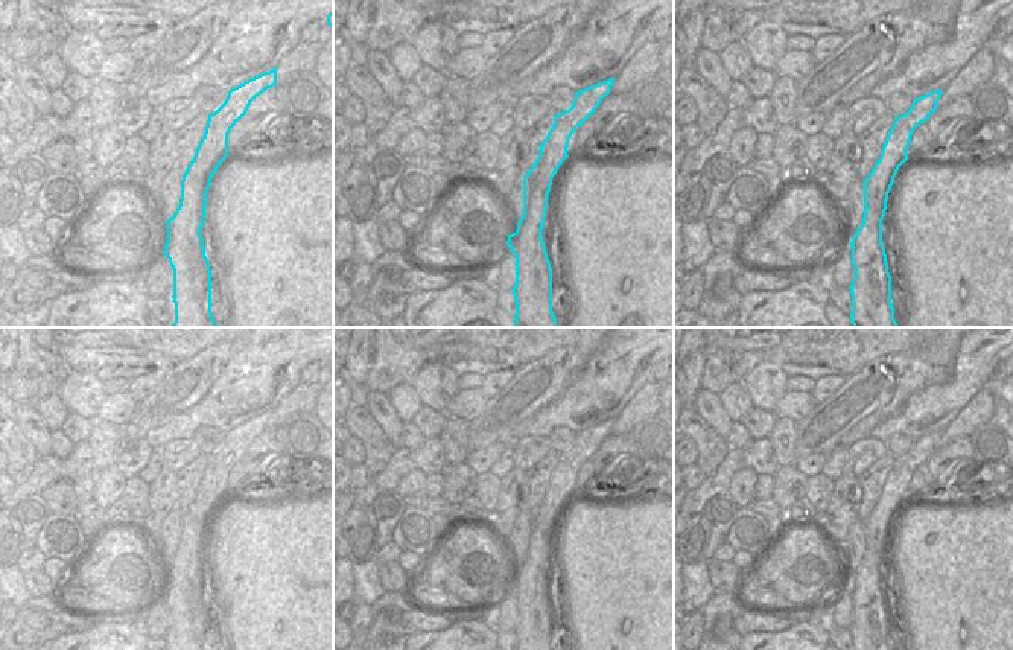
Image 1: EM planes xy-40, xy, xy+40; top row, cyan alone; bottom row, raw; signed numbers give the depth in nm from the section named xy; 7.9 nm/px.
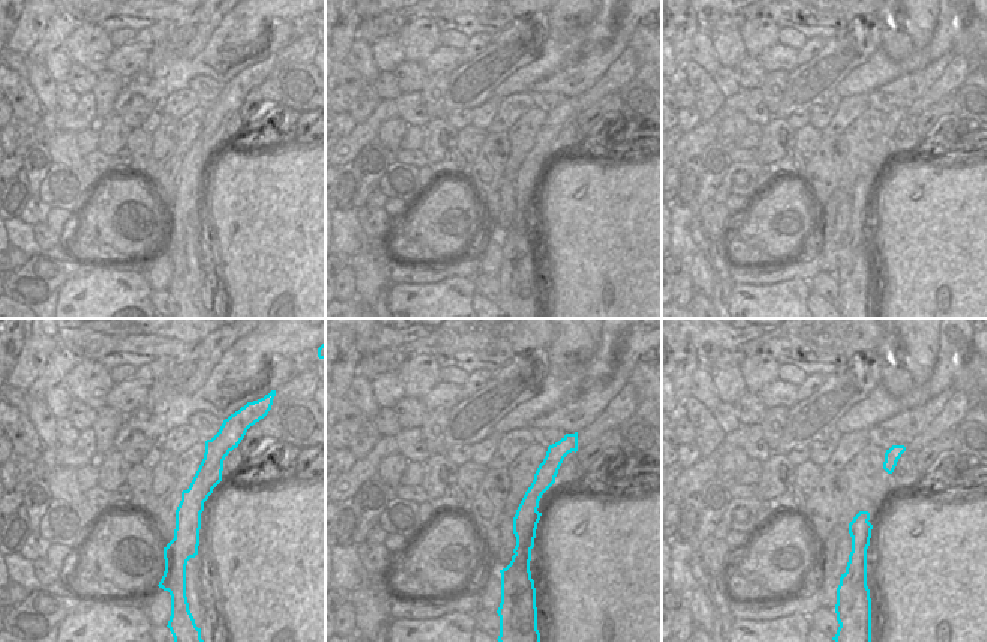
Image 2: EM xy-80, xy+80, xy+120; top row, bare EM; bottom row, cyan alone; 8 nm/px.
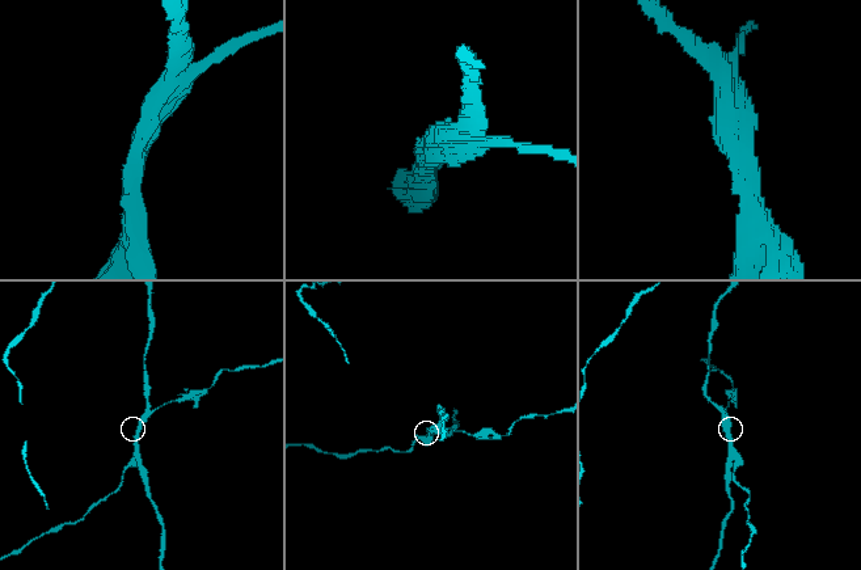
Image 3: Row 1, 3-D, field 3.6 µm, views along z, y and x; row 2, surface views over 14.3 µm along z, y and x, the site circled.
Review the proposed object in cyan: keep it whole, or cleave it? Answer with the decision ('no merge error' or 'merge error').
merge error

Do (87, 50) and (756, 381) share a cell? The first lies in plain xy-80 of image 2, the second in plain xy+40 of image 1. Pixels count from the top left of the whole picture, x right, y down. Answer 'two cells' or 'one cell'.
one cell

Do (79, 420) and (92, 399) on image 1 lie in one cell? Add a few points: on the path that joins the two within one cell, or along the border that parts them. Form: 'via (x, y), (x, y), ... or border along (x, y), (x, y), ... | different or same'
border along (76, 408), (88, 411), (99, 420) | different

